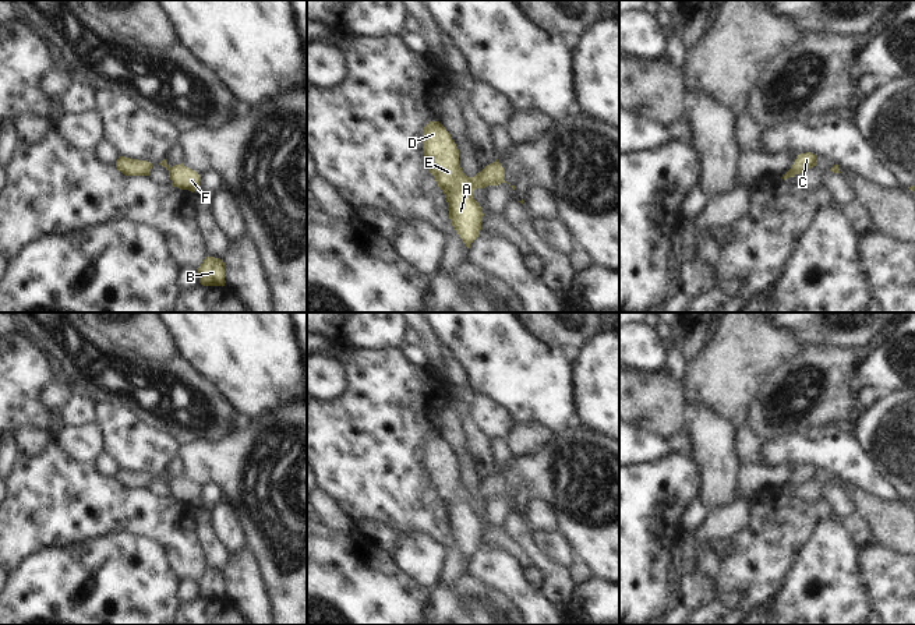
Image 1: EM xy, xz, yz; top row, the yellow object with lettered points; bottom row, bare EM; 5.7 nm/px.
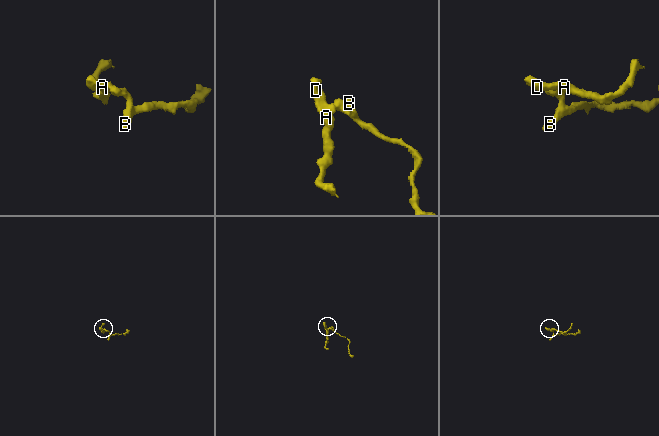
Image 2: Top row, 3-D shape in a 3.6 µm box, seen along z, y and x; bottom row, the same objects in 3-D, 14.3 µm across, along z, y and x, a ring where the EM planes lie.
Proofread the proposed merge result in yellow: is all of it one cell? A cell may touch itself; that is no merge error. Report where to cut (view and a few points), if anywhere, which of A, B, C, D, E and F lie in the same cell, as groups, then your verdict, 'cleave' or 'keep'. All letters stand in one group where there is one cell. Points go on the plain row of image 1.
no cut | A B C D E F | keep

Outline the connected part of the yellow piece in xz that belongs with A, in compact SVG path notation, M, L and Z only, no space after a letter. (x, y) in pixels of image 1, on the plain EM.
M430 434L424 439L423 462L430 476L430 485L445 506L453 543L470 561L480 547L484 529L480 516L473 511L473 504L506 495L505 483L495 472L474 490L467 490L459 477L459 462L439 434Z

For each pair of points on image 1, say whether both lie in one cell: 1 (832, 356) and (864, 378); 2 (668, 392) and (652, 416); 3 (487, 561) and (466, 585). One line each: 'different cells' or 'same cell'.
1: different cells
2: same cell
3: different cells

